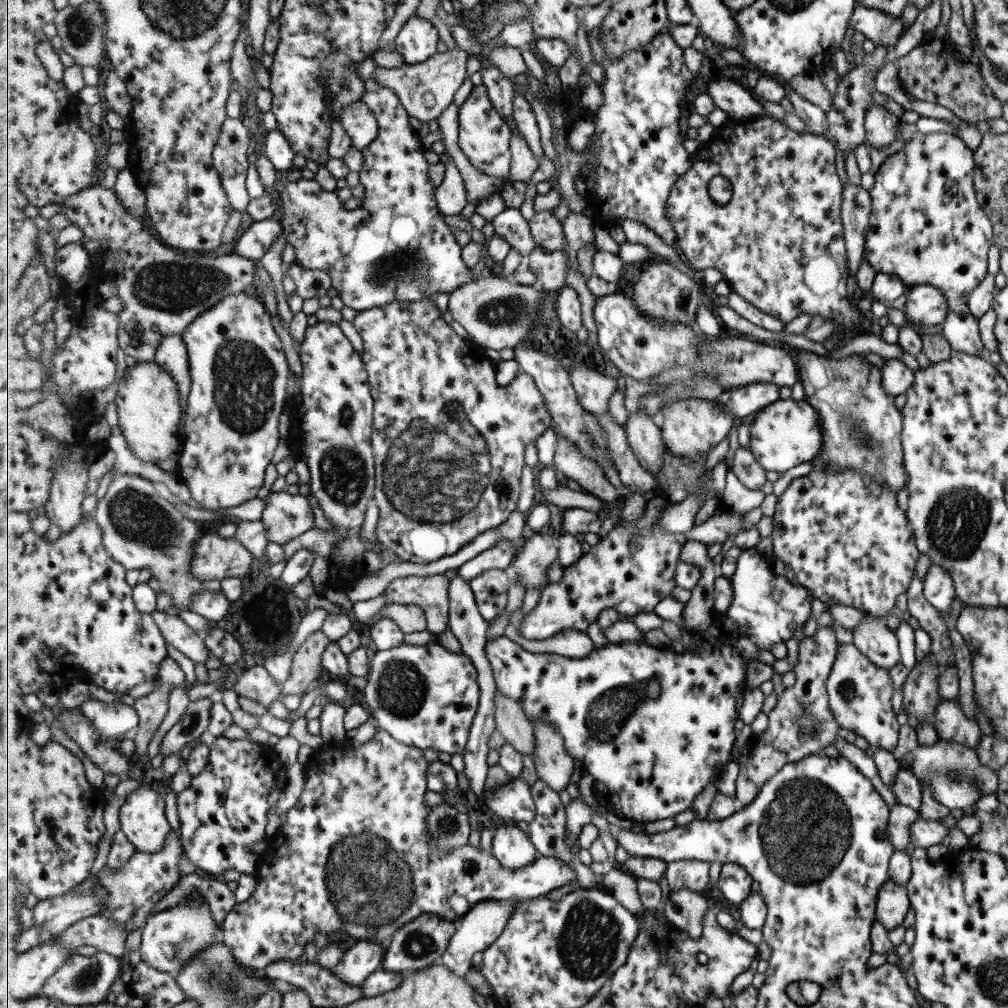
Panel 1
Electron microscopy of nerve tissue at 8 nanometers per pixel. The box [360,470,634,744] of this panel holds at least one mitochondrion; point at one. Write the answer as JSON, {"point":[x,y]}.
{"point":[401,687]}

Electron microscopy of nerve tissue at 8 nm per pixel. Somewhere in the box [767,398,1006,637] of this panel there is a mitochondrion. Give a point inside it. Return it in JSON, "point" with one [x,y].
{"point":[955,523]}

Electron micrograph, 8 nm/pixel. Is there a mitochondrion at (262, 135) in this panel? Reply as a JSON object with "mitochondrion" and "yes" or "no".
{"mitochondrion":"no"}

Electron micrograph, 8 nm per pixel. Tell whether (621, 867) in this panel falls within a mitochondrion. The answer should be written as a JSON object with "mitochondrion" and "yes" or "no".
{"mitochondrion":"no"}

